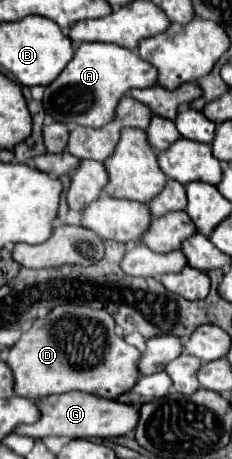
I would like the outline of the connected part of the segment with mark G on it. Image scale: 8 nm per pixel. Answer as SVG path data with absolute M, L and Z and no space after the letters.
M70 391L62 395L50 395L38 401L38 407L42 411L40 421L32 425L20 425L16 429L18 435L28 435L34 439L44 439L50 435L62 435L70 439L108 439L108 437L120 437L136 429L140 413L134 405L126 405L120 401L112 401L106 397L98 397L92 393L82 391Z

